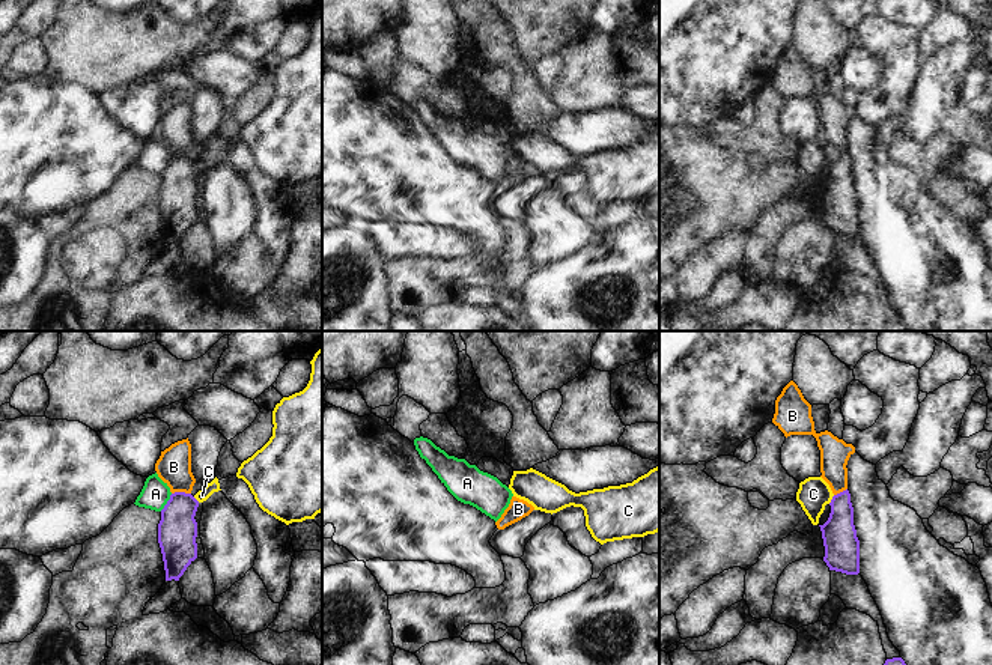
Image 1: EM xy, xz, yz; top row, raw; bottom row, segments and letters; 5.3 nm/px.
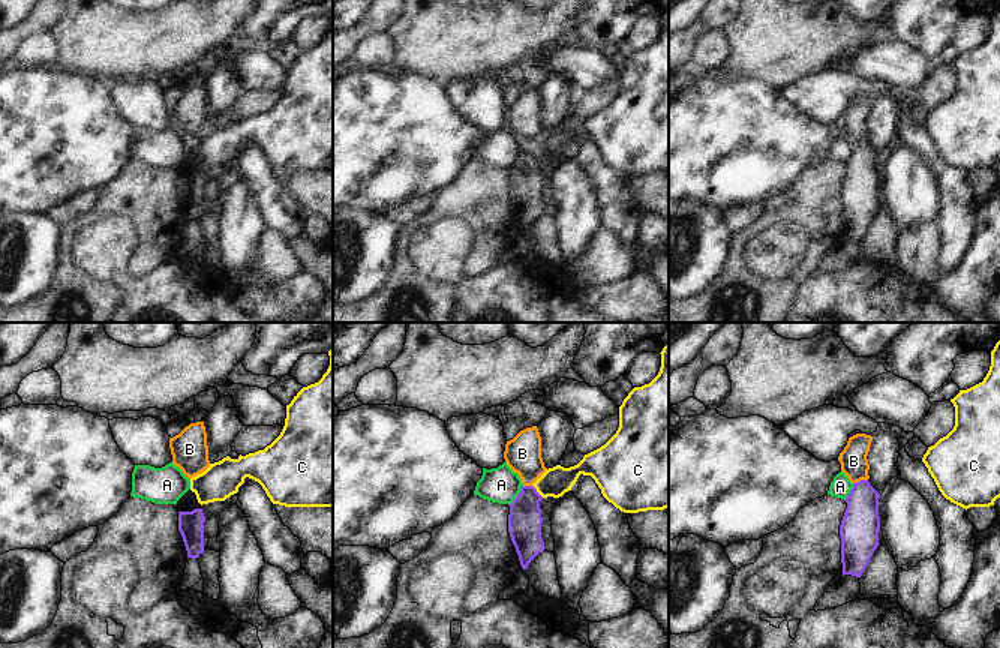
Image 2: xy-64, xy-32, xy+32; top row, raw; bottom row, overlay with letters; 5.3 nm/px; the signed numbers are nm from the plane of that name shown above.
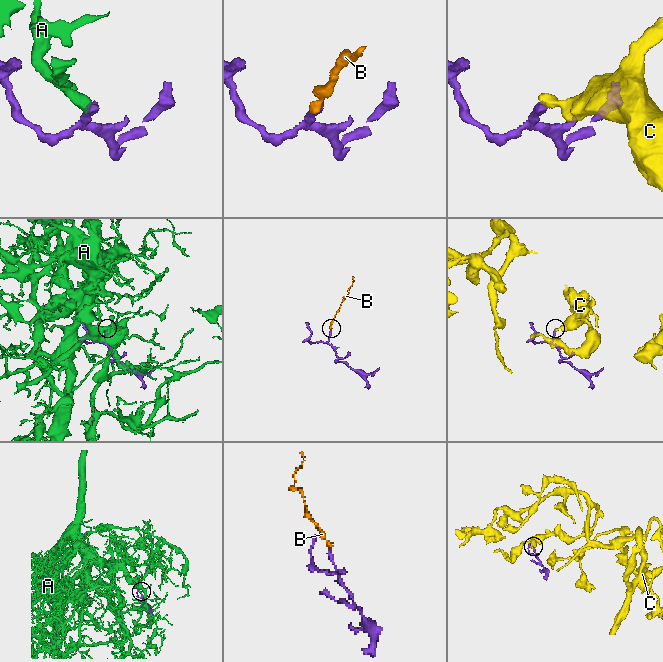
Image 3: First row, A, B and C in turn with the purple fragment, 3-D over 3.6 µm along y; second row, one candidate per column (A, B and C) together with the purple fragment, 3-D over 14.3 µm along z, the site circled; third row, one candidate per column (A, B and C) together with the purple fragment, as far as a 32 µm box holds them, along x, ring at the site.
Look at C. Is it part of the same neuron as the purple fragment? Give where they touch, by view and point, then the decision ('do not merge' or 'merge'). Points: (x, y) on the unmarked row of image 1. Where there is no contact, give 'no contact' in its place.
contact yz (831, 163); do not merge

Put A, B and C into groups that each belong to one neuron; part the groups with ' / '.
A / B / C

